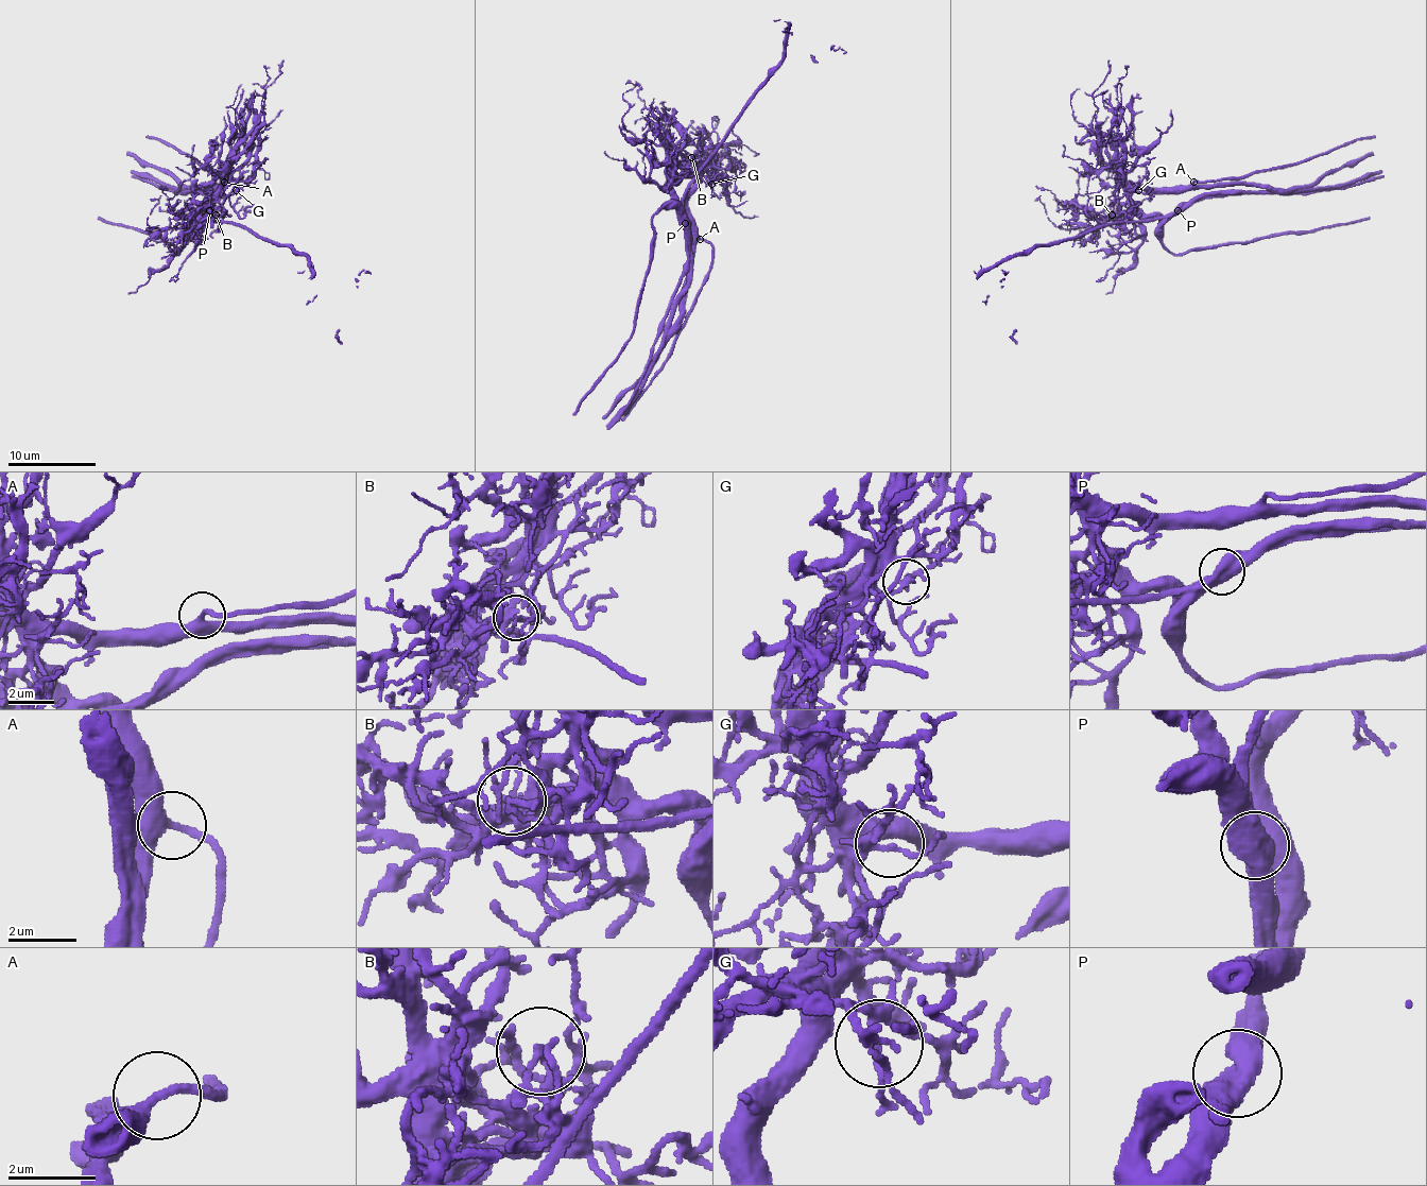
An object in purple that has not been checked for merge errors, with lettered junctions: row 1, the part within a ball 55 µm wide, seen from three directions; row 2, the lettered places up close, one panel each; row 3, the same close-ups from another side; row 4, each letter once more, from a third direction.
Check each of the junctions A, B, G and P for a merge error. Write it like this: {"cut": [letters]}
{"cut": ["B", "P"]}

